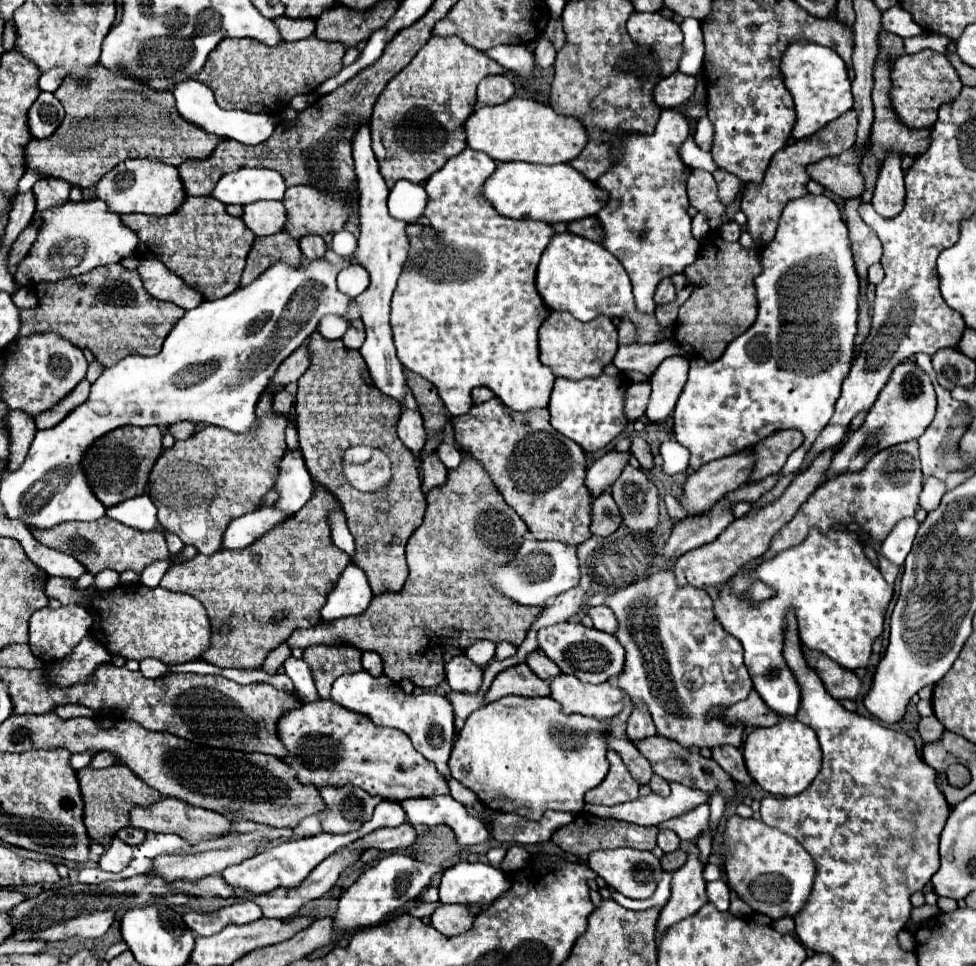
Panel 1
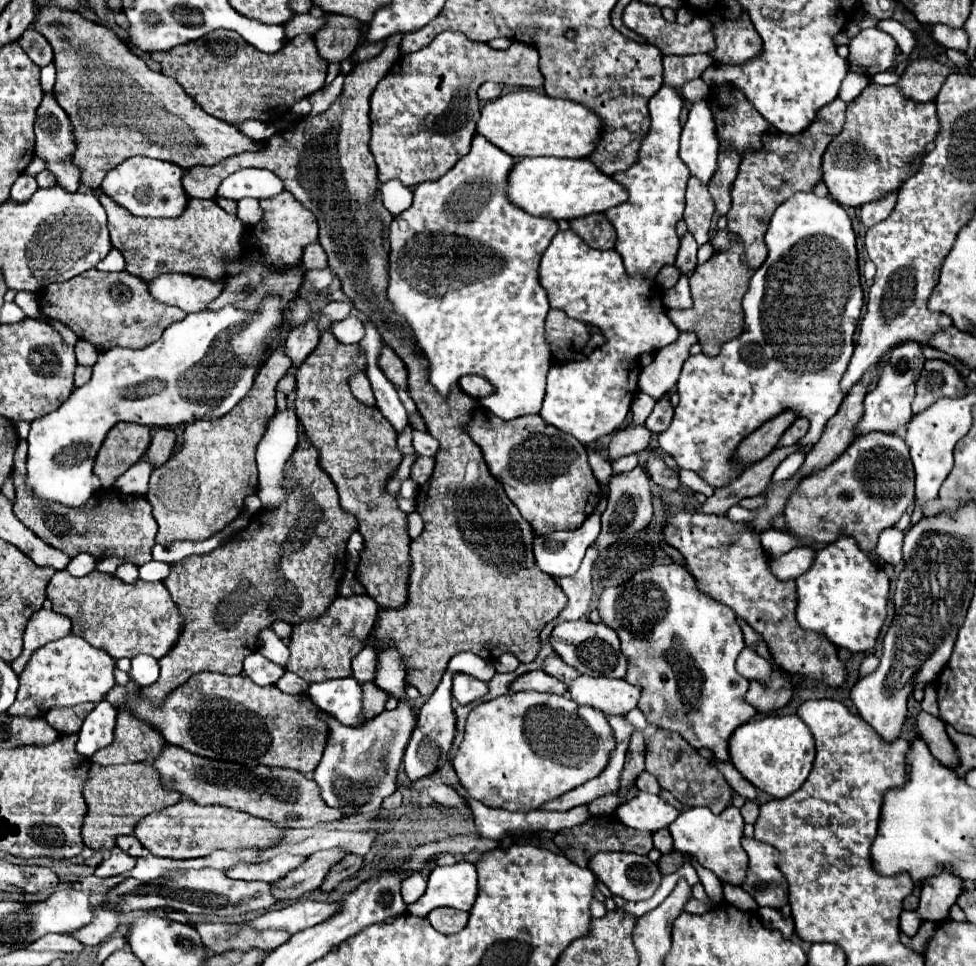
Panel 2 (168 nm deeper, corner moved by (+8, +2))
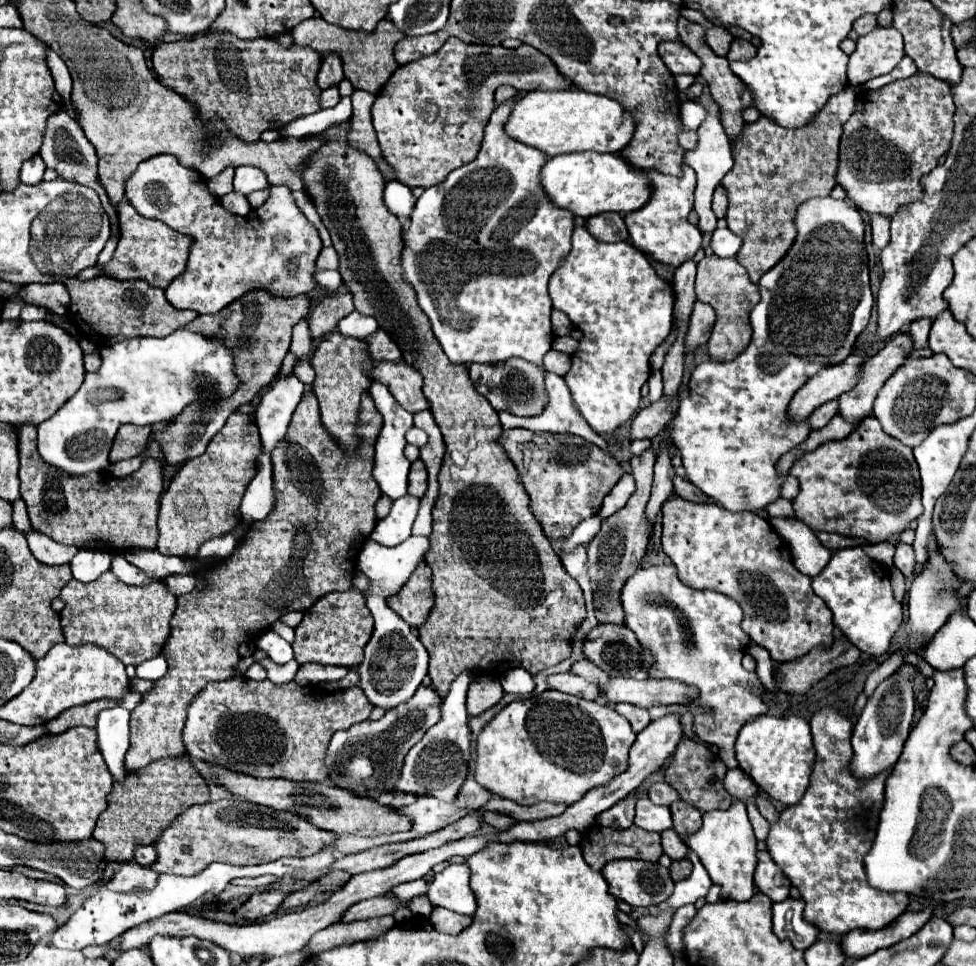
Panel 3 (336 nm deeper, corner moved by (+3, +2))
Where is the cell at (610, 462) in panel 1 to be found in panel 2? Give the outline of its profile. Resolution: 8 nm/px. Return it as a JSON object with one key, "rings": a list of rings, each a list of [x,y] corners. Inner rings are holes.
{"rings":[[[629,423],[625,429],[619,429],[613,435],[613,439],[609,443],[609,459],[615,461],[623,455],[639,453],[649,447],[649,441],[651,441],[651,431],[645,429],[645,425]]]}

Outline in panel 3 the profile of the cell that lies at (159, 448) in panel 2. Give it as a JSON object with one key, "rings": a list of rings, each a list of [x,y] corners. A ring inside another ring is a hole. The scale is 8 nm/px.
{"rings":[[[18,427],[18,447],[20,447],[20,495],[26,501],[28,517],[34,529],[42,531],[50,539],[62,545],[74,545],[78,549],[98,549],[106,553],[128,553],[132,549],[156,549],[158,541],[158,507],[162,493],[162,461],[146,457],[142,467],[128,477],[114,477],[110,473],[92,473],[88,477],[72,479],[58,469],[50,469],[36,451],[36,427]]]}

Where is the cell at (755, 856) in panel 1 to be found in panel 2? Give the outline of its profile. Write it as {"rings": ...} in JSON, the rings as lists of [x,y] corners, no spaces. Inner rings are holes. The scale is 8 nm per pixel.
{"rings":[[[743,837],[743,849],[749,855],[743,889],[751,893],[761,907],[781,909],[787,903],[787,881],[777,867],[777,849],[749,837]]]}

